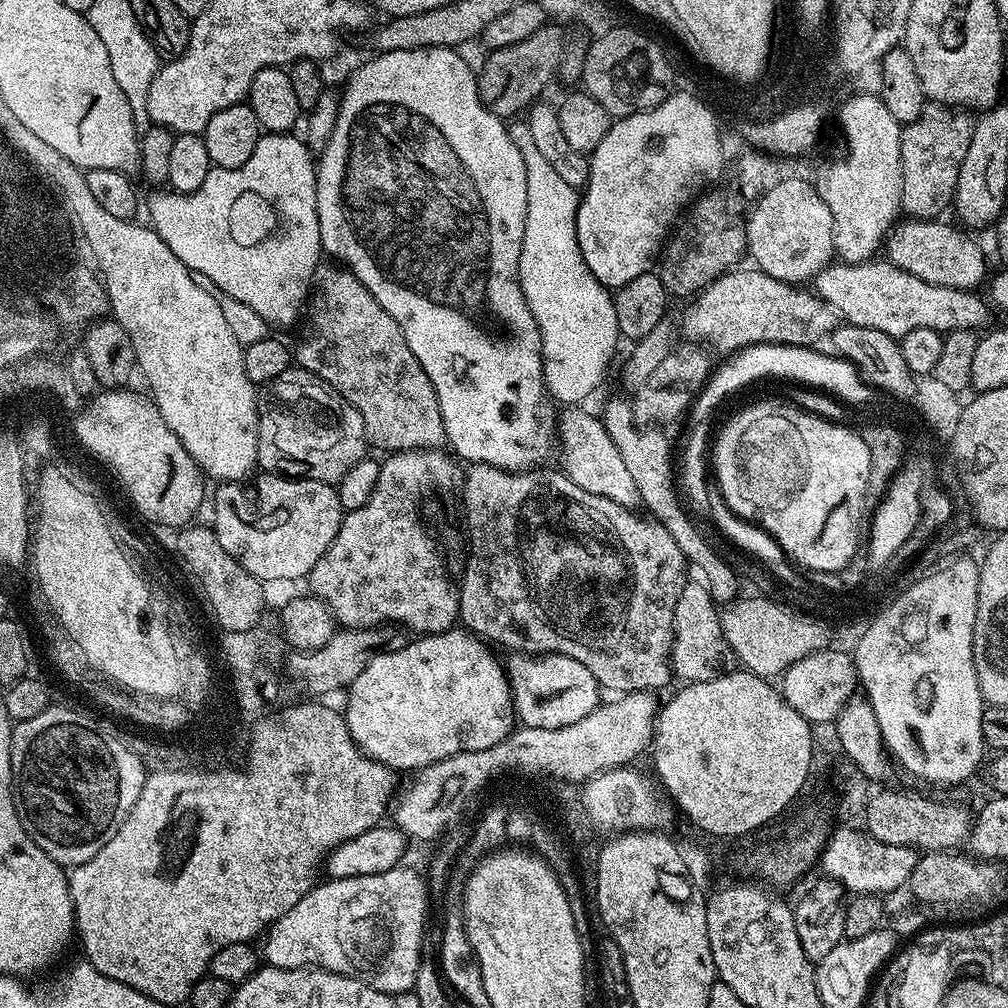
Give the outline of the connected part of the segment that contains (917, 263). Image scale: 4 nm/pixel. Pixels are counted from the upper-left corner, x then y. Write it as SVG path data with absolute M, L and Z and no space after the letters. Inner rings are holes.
M905 219L897 223L886 237L886 259L889 264L898 266L918 278L922 282L930 282L934 286L950 286L951 288L962 288L965 290L976 290L989 279L988 260L984 257L984 252L968 236L963 236L956 228L951 228L948 224L940 224L939 219L935 220L914 220Z

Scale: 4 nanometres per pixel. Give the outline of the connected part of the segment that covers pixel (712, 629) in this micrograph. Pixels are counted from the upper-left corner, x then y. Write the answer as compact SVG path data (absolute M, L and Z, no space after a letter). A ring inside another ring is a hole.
M689 582L684 585L682 594L678 594L678 606L674 606L674 634L672 635L672 675L684 684L710 682L714 678L724 676L737 667L738 661L726 638L722 634L718 605L712 600L711 594L703 583Z

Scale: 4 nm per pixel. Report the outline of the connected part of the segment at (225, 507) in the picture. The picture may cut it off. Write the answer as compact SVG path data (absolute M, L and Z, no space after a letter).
M260 474L256 497L252 504L247 504L244 486L240 482L221 483L212 500L210 524L222 550L261 582L303 581L314 570L318 558L326 554L344 521L345 510L335 487L283 474Z

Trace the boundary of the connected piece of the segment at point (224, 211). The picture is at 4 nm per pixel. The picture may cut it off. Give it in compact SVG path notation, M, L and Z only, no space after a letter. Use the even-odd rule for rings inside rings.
M296 134L261 135L258 146L254 146L254 154L250 154L250 158L246 158L246 162L242 166L238 166L237 168L218 168L213 166L211 170L209 170L209 172L206 174L206 182L198 190L194 190L193 192L185 192L183 194L173 192L171 190L157 191L160 193L158 193L157 196L154 197L153 200L150 201L148 204L148 212L150 215L152 215L152 221L150 221L151 227L154 229L154 231L157 232L157 234L159 234L159 236L161 236L161 238L164 239L164 241L166 242L166 246L170 246L170 250L178 257L178 259L180 259L184 263L184 265L188 267L189 272L195 274L197 277L203 278L209 285L211 285L213 289L221 288L220 292L223 293L223 295L229 296L232 299L237 299L238 302L244 302L246 306L252 307L255 313L260 314L261 318L263 318L269 326L275 326L275 324L277 324L277 326L280 328L288 328L291 326L292 323L294 323L293 325L295 325L297 321L301 319L302 313L306 307L308 294L312 290L312 275L314 274L314 270L317 268L317 266L322 262L320 227L318 226L318 206L316 205L316 166L317 161L314 159L314 153L312 149L308 147L307 143L305 143L305 141L301 139L301 137L299 140L299 138L296 137Z

